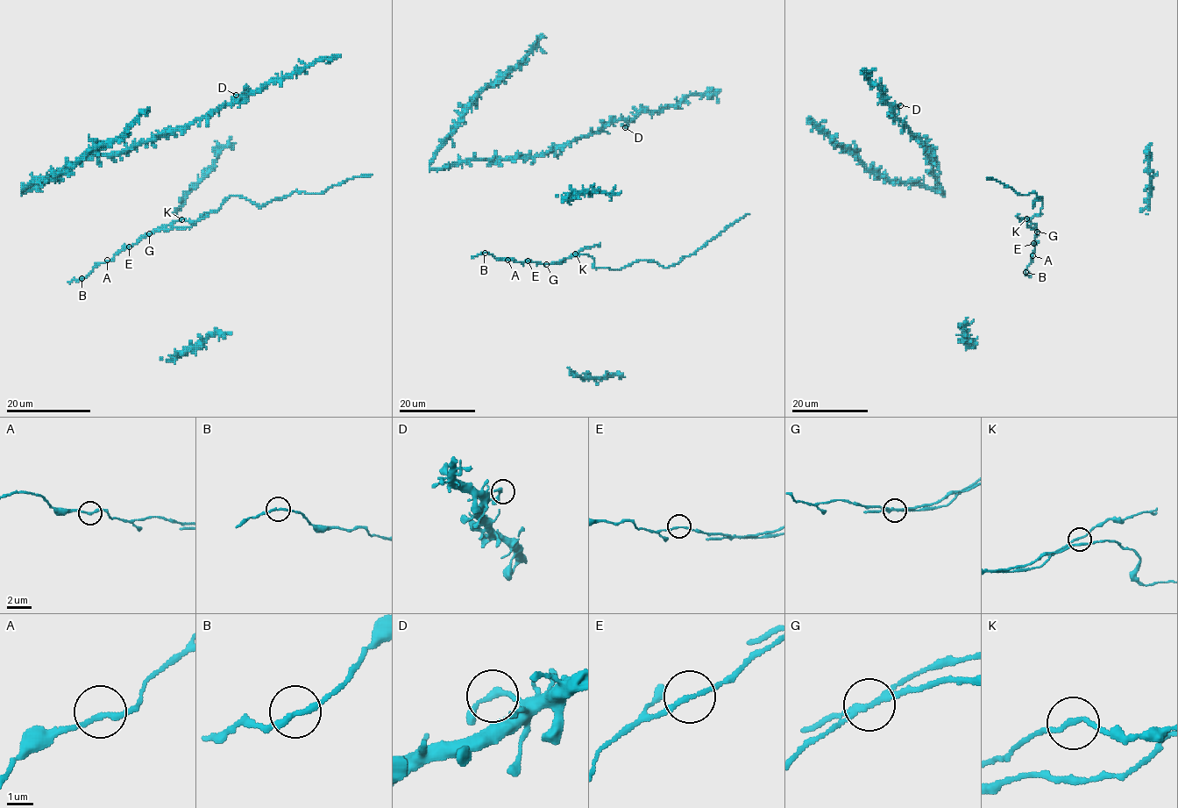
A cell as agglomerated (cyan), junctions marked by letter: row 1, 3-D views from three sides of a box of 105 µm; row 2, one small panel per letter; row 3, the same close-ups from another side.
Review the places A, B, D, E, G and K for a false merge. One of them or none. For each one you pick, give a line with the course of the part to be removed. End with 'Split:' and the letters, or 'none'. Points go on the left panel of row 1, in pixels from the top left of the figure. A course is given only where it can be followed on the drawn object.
G: course (149, 234), (192, 226), (230, 196), (262, 206), (294, 190), (323, 193), (331, 185), (372, 174)
Split: G

